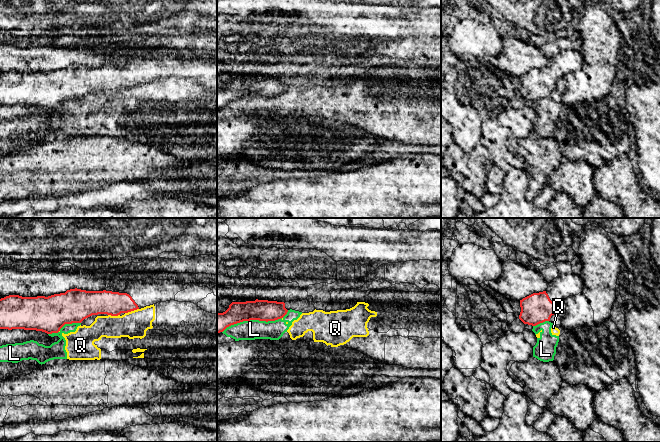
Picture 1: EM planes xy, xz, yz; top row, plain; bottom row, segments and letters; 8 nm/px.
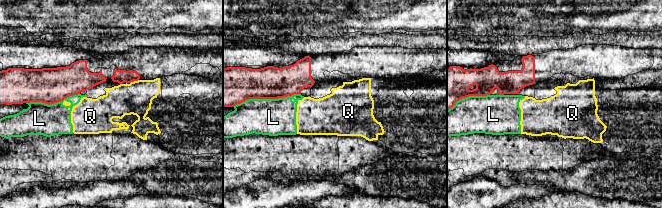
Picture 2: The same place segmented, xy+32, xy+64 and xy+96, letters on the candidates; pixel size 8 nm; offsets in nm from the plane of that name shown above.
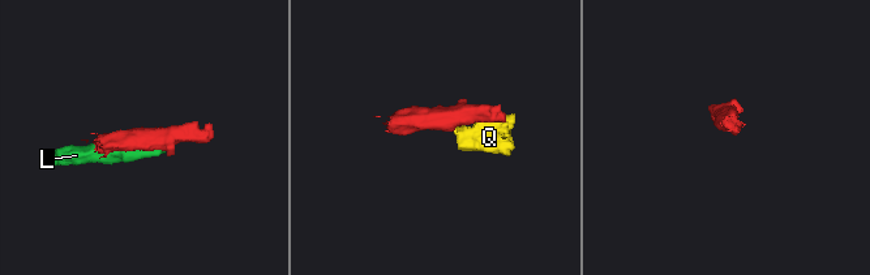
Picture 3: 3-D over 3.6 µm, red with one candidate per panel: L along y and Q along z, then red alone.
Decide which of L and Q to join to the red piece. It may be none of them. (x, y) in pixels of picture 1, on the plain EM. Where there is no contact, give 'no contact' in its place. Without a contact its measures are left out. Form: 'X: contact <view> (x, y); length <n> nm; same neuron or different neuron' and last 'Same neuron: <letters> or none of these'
L: contact xz (255, 95); length 550 nm; different neuron
Q: contact xy (131, 86); length 120 nm; different neuron
Same neuron: none of these

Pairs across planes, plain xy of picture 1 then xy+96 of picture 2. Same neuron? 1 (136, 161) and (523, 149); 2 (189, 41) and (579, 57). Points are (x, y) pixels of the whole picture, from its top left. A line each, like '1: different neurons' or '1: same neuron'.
1: same neuron
2: different neurons

